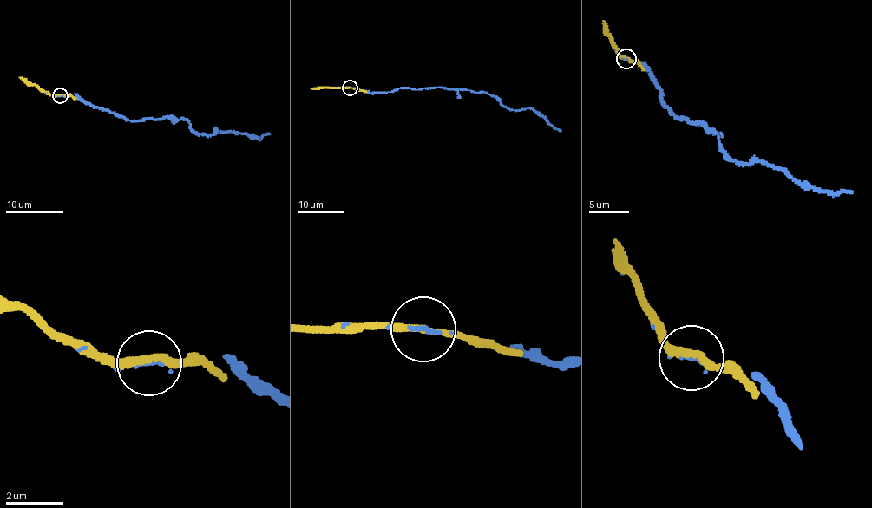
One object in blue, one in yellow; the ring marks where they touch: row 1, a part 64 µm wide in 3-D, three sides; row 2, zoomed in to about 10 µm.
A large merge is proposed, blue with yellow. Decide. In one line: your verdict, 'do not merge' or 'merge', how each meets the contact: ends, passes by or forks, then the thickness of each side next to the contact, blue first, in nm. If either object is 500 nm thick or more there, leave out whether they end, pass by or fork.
merge; blue ends there; yellow passes by; 120 nm thick on the blue side, 240 nm on the other

